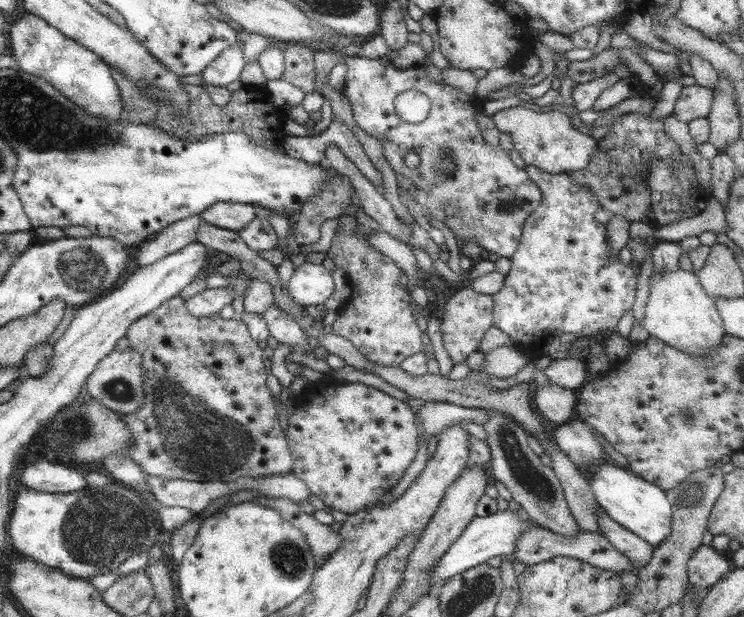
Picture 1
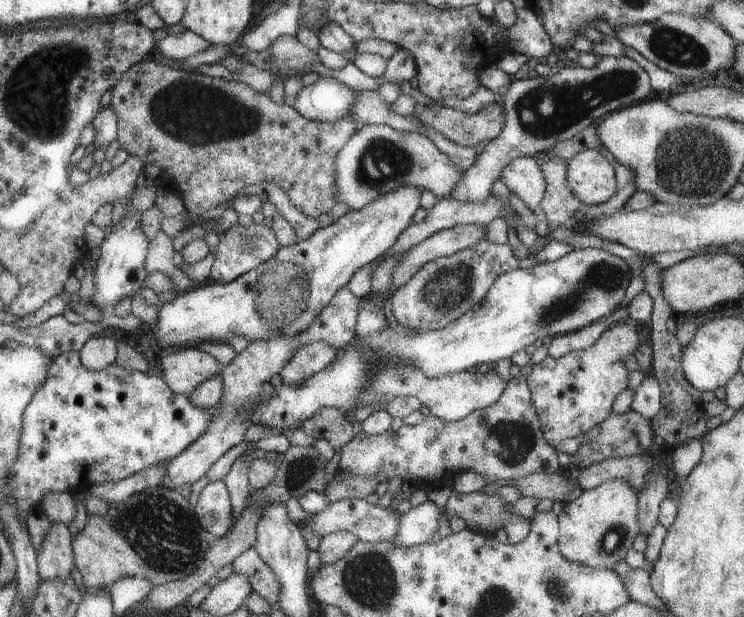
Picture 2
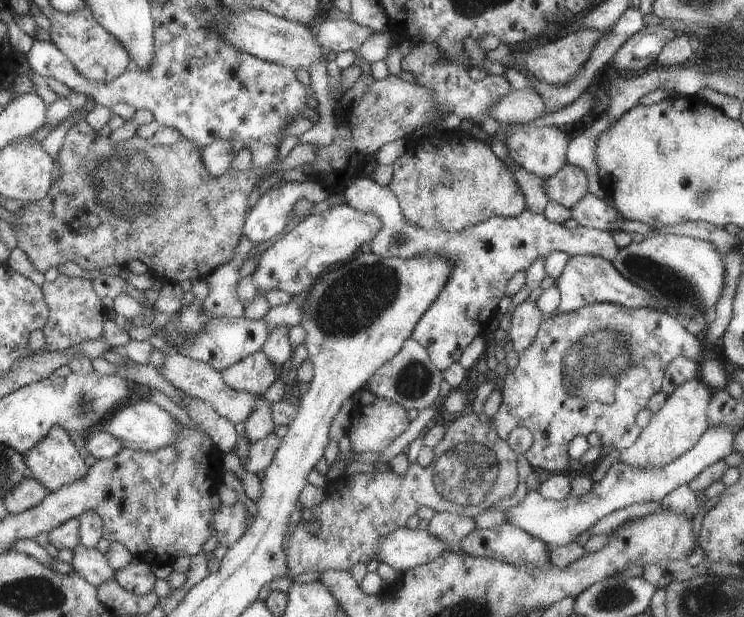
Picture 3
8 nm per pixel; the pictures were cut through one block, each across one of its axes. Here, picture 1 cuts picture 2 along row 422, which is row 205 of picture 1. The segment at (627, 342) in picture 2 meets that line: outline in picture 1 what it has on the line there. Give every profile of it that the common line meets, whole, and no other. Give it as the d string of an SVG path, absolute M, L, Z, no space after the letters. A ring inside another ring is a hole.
M526 166L525 172L532 181L538 186L542 194L540 200L540 206L525 220L523 227L523 235L520 237L520 244L516 248L516 251L508 258L510 260L510 269L504 276L502 287L492 295L494 302L494 314L492 315L493 326L497 327L503 334L509 336L509 338L517 344L519 348L522 348L528 356L535 356L534 358L540 358L540 356L549 356L552 361L561 360L567 358L567 349L569 344L580 338L601 338L605 339L607 334L615 332L615 324L619 320L619 316L631 308L631 302L633 302L633 296L635 296L635 274L629 264L623 265L616 256L608 256L606 254L606 225L599 224L594 219L594 213L600 210L600 204L596 201L596 196L592 195L584 186L573 184L572 180L566 174L553 174L546 173L541 169L537 169L533 166Z

